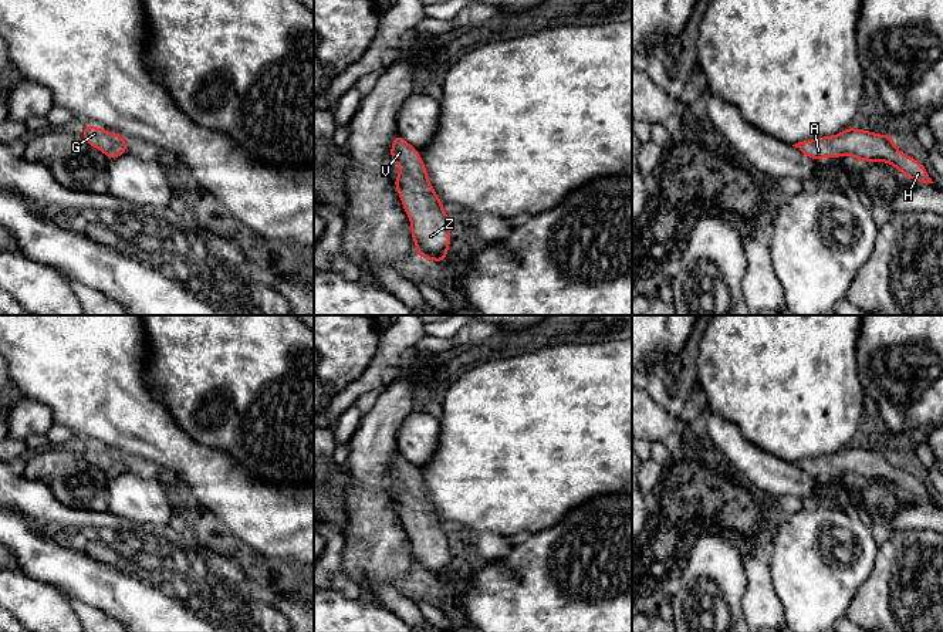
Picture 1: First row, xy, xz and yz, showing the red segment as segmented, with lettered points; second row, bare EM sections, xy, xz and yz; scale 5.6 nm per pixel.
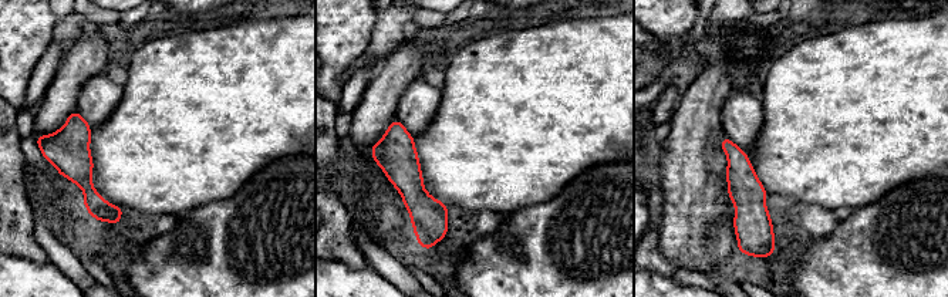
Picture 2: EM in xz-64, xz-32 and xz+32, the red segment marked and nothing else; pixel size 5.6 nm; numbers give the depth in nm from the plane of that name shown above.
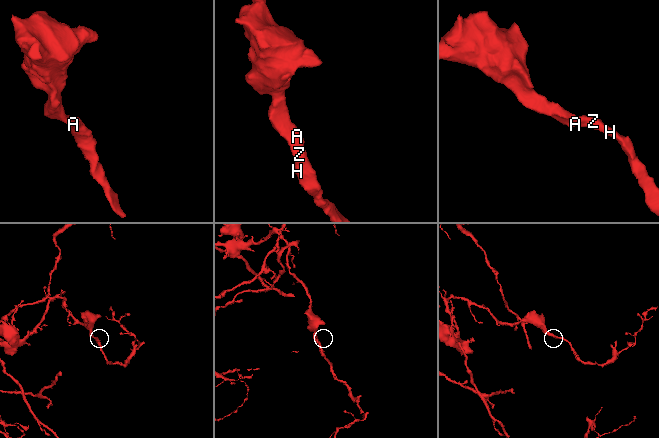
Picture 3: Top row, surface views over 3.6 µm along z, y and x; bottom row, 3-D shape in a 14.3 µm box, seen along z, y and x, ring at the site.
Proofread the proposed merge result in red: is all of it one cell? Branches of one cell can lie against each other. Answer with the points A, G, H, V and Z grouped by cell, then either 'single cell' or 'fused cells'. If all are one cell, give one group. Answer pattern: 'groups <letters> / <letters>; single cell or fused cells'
groups A G H V Z; single cell

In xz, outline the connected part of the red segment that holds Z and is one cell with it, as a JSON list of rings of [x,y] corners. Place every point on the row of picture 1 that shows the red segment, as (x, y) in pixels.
[[[398,134],[391,148],[391,158],[400,168],[395,186],[410,219],[418,256],[446,261],[446,251],[450,247],[449,216],[427,180],[419,151]]]

